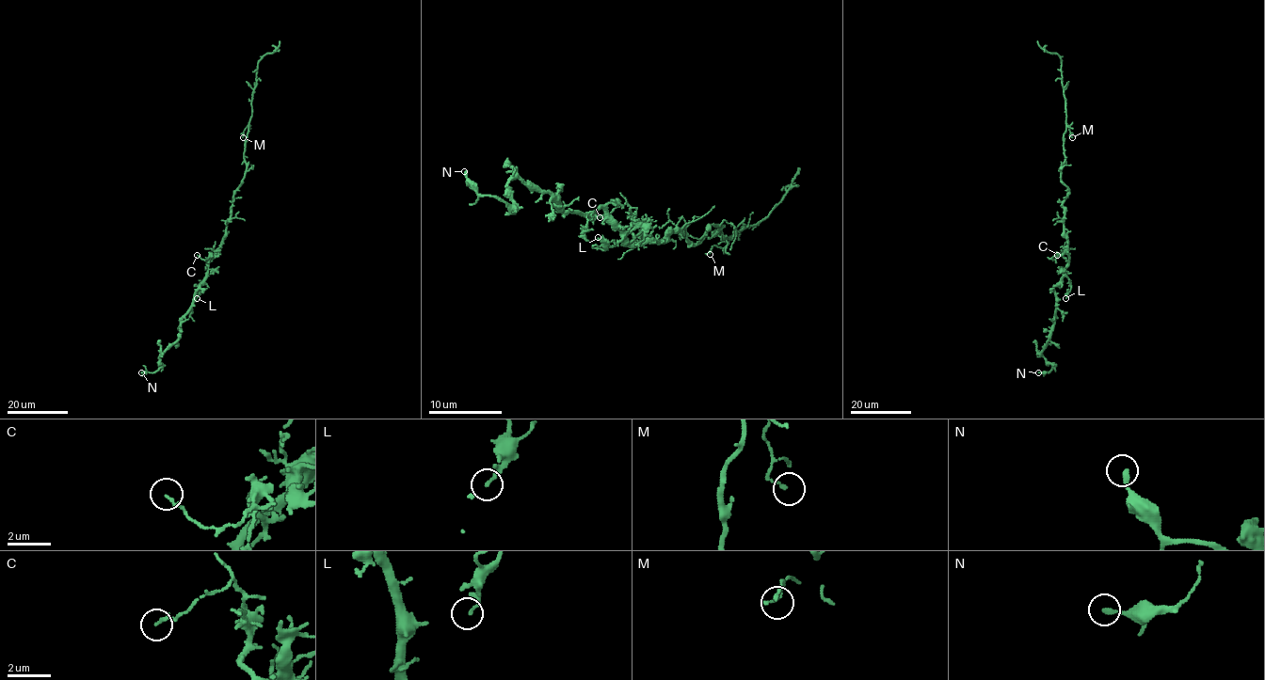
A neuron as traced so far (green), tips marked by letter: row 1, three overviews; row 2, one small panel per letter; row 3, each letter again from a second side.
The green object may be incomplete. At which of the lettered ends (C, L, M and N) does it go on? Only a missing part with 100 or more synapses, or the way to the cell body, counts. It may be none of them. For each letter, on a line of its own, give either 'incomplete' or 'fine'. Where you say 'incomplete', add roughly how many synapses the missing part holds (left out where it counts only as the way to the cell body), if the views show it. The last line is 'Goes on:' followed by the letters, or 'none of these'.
C: fine
L: fine
M: fine
N: fine
Goes on: none of these

